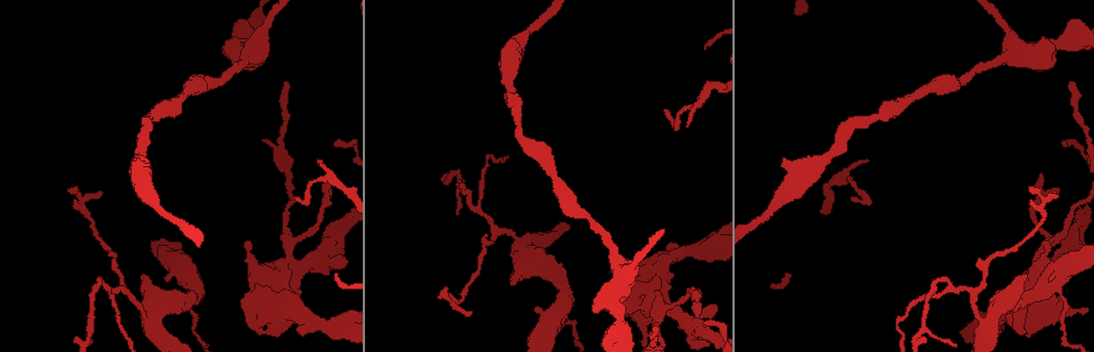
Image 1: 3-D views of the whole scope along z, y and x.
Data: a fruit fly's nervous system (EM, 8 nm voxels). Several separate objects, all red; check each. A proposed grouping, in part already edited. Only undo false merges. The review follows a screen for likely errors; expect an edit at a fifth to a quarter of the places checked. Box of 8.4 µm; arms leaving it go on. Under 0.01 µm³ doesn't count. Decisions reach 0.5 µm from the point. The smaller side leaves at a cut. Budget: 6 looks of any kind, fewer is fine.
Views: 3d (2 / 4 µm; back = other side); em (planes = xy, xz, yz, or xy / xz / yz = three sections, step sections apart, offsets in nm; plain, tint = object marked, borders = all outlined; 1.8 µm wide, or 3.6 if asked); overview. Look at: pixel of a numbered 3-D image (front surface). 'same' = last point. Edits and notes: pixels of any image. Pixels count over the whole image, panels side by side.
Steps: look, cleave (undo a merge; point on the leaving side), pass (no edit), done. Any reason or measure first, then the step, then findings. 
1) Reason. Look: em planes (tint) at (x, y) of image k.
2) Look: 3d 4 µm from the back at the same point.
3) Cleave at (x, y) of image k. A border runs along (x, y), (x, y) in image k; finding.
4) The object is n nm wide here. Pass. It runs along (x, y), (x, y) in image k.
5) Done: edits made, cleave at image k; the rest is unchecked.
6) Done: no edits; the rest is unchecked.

Abrupt turn. Look: em yz step 4 (plain) at (190, 283) of image 1.

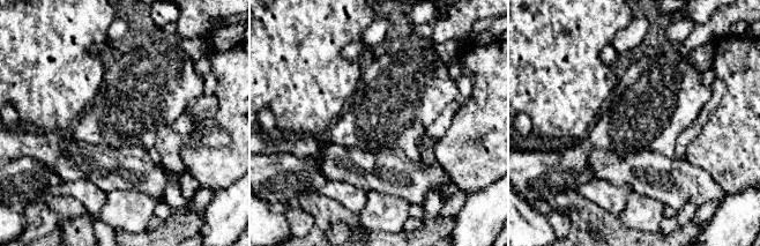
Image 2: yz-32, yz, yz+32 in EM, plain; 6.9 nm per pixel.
Look: em yz step 4 (borders) at the same point.

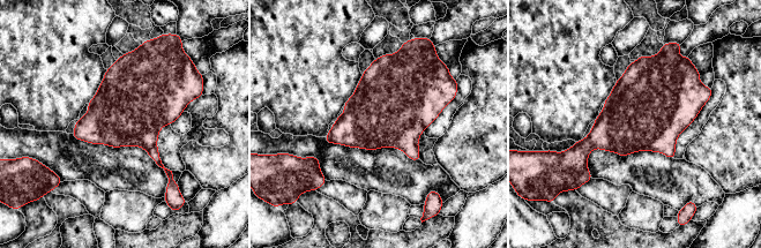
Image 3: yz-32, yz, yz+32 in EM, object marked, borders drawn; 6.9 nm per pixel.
Pass. One cell here.

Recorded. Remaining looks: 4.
Abrupt turn. Look: em xz step 16 (tint) at (1050, 242) of image 1.

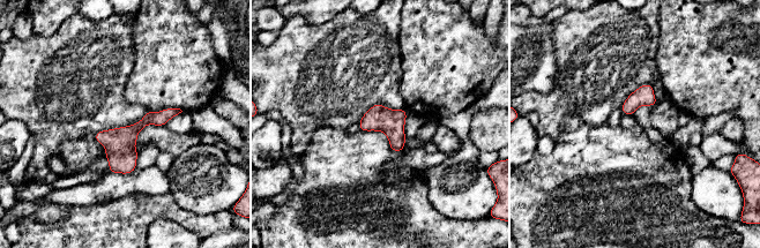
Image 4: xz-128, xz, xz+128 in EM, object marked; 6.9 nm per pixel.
Another direction. Look: em planes (tint) at the same point.

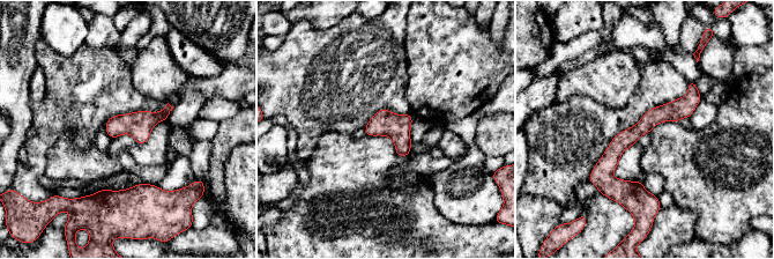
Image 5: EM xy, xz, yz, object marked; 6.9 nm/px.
Pass. All the same cell.

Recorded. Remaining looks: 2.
Done: no edits; the rest is unchecked.

